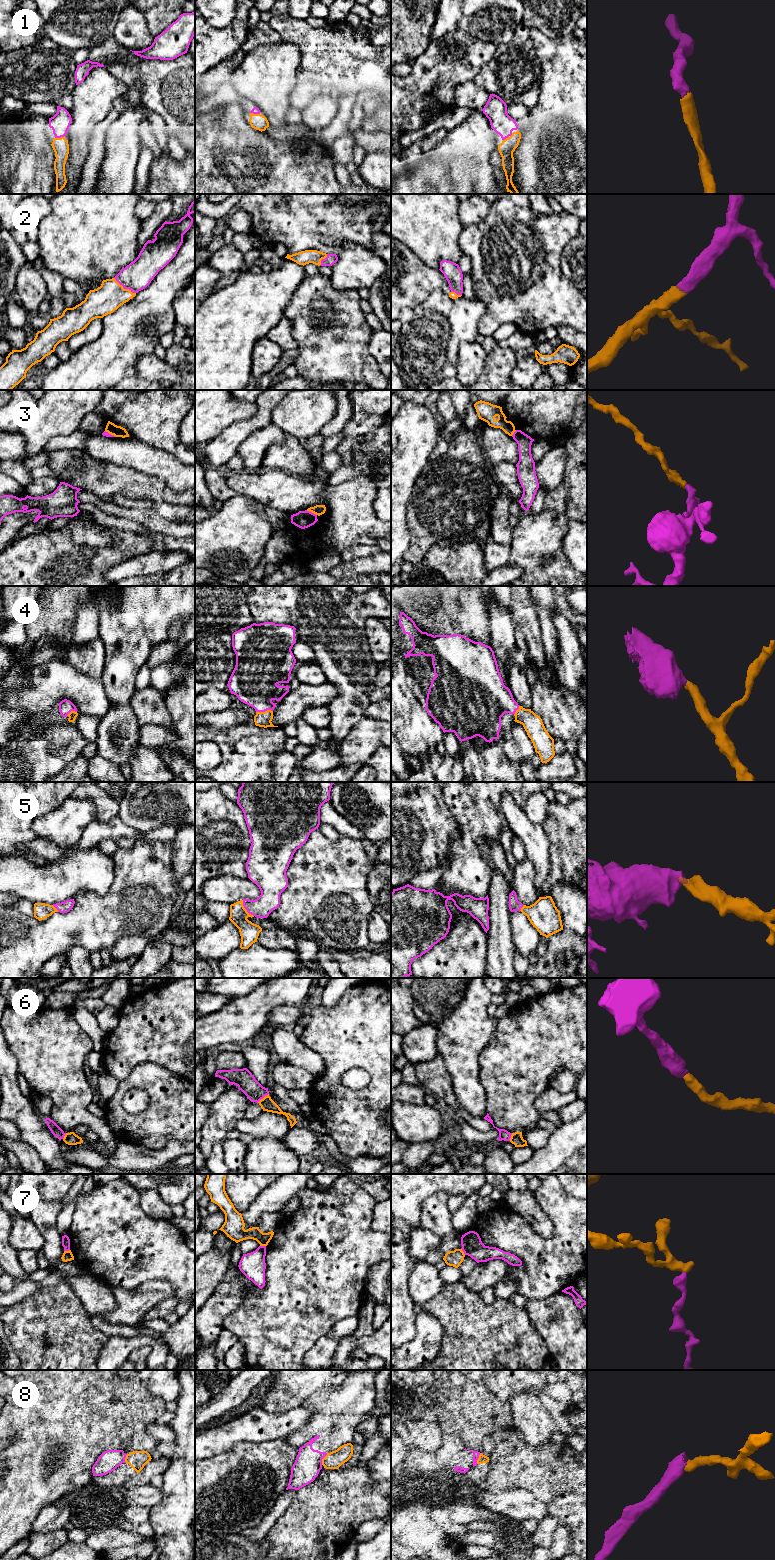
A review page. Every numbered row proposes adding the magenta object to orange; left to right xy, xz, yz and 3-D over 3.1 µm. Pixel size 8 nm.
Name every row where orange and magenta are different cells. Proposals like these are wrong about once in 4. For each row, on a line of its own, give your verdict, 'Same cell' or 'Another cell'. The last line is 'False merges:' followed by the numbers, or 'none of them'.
1: Same cell
2: Same cell
3: Another cell
4: Same cell
5: Same cell
6: Same cell
7: Another cell
8: Another cell
False merges: 3, 7, 8

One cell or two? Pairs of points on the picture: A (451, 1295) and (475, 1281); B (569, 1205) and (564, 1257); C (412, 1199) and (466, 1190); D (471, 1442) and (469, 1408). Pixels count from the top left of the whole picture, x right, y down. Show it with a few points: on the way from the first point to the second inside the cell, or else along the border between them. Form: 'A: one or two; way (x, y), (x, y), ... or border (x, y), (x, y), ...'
A: two; border (461, 1280), (469, 1290), (478, 1294)
B: one; way (569, 1218), (569, 1238), (566, 1244)
C: one; way (425, 1186), (427, 1184), (453, 1184)
D: one; way (471, 1434), (471, 1416)

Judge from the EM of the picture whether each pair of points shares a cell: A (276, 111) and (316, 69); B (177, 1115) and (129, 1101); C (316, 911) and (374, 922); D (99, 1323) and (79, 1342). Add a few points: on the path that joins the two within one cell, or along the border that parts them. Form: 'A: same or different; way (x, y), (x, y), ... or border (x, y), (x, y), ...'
A: different; border (300, 57), (296, 80)
B: different; border (149, 1096), (139, 1112), (122, 1106)
C: different; border (373, 911), (368, 918), (369, 941)
D: different; border (89, 1316), (90, 1322), (108, 1336)

